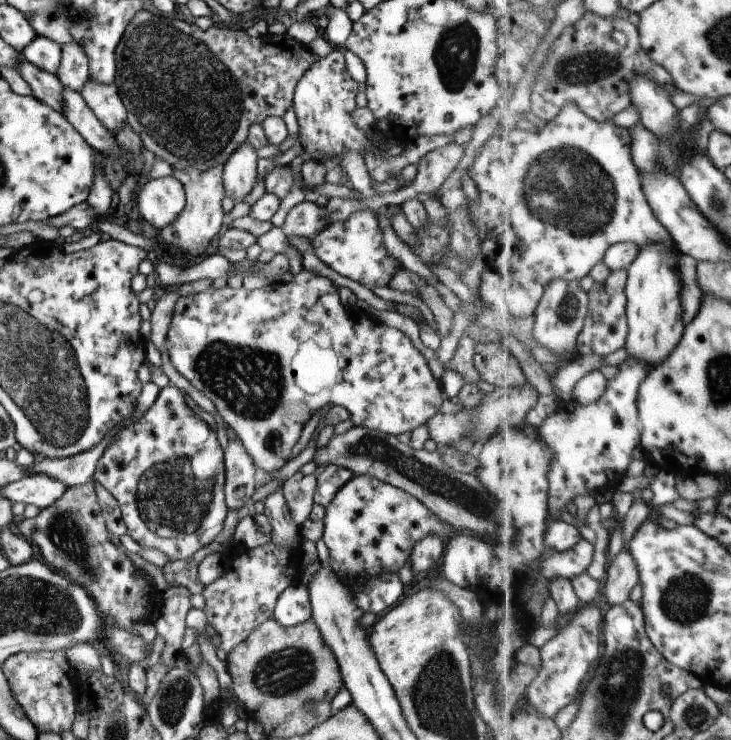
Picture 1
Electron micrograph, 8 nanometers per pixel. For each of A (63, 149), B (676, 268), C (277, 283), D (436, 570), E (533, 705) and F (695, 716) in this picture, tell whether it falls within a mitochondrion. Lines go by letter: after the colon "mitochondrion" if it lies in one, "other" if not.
A: other
B: other
C: other
D: other
E: other
F: mitochondrion

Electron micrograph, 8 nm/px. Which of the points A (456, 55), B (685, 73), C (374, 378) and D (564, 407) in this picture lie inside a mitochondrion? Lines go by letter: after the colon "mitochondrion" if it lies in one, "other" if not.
A: mitochondrion
B: other
C: other
D: other

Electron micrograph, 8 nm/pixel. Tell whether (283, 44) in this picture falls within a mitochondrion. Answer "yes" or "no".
no

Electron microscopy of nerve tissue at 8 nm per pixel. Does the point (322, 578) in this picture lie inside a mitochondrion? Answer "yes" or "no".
no

